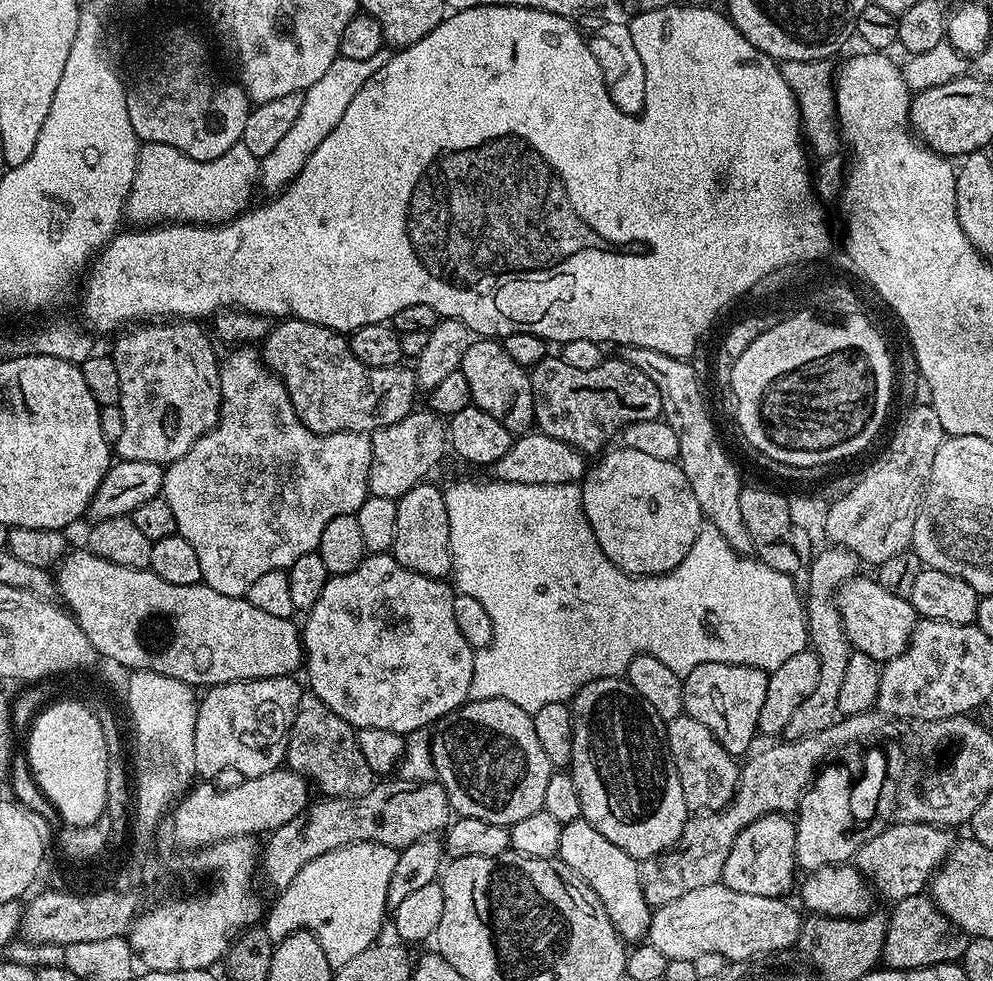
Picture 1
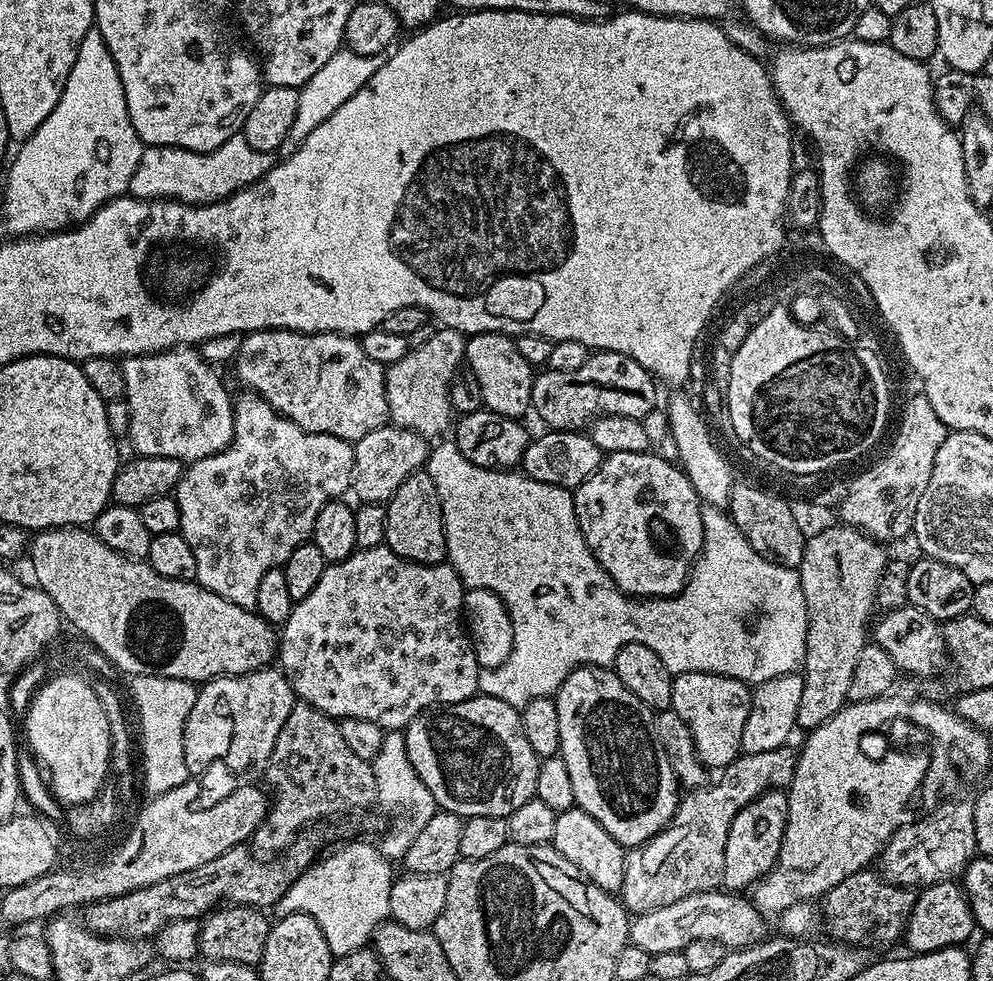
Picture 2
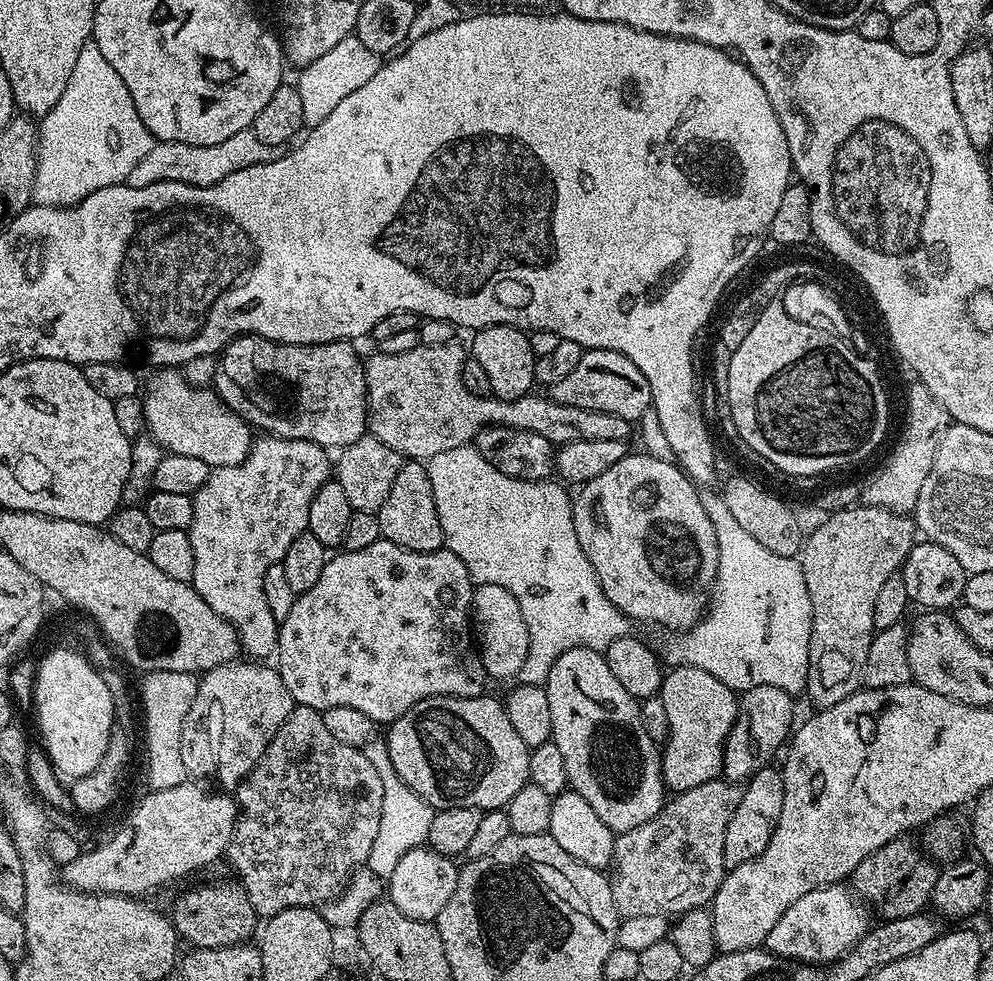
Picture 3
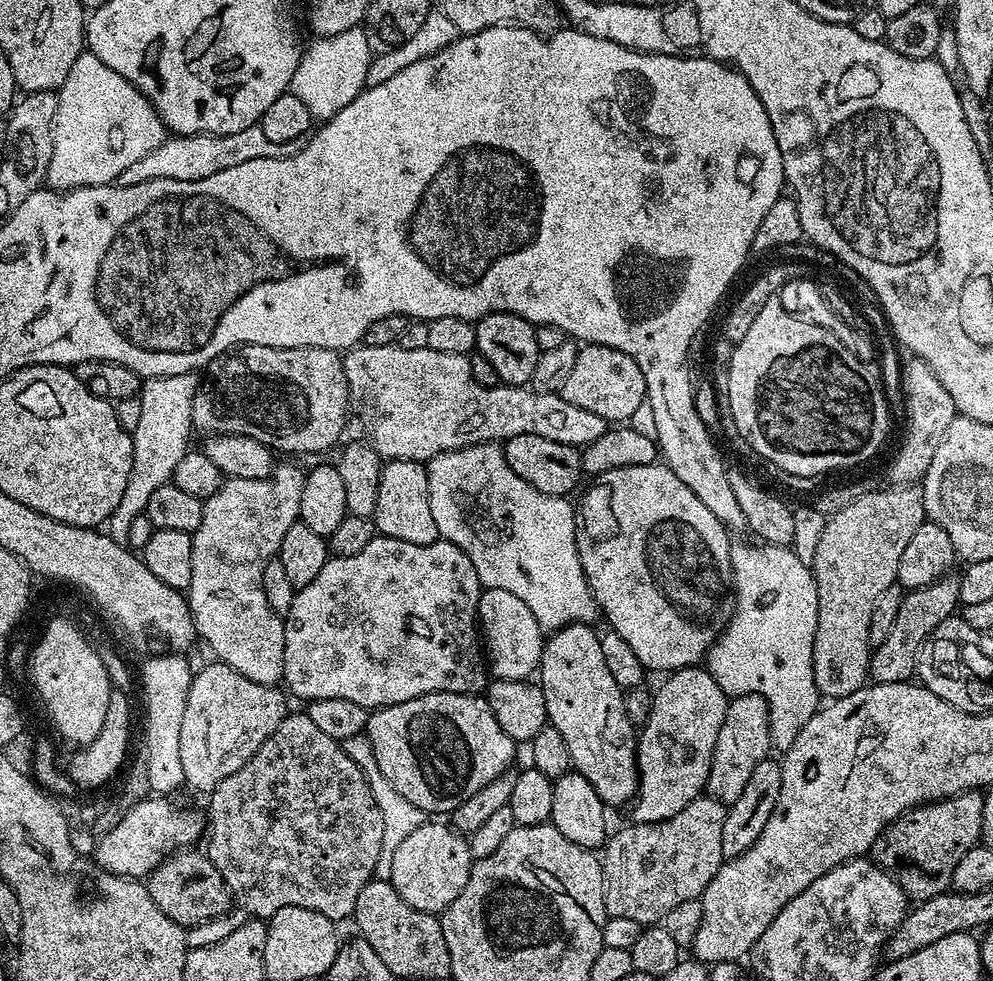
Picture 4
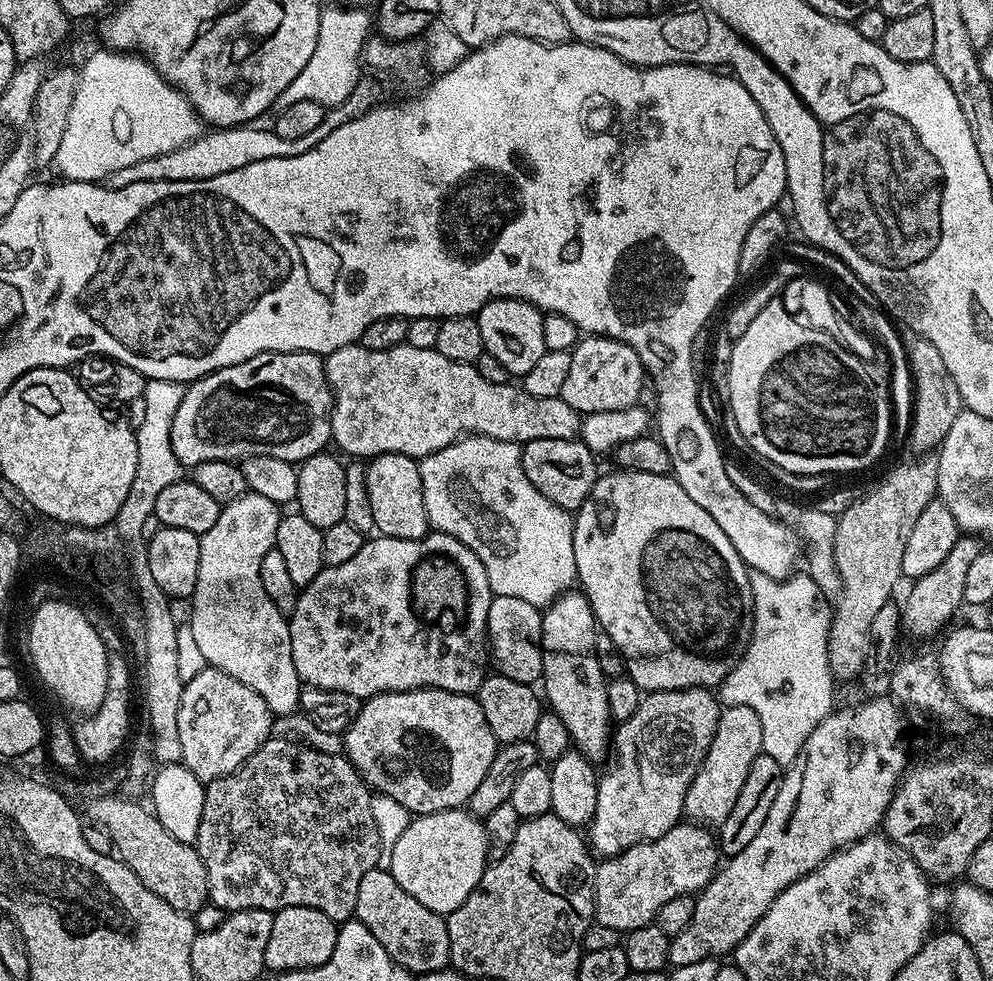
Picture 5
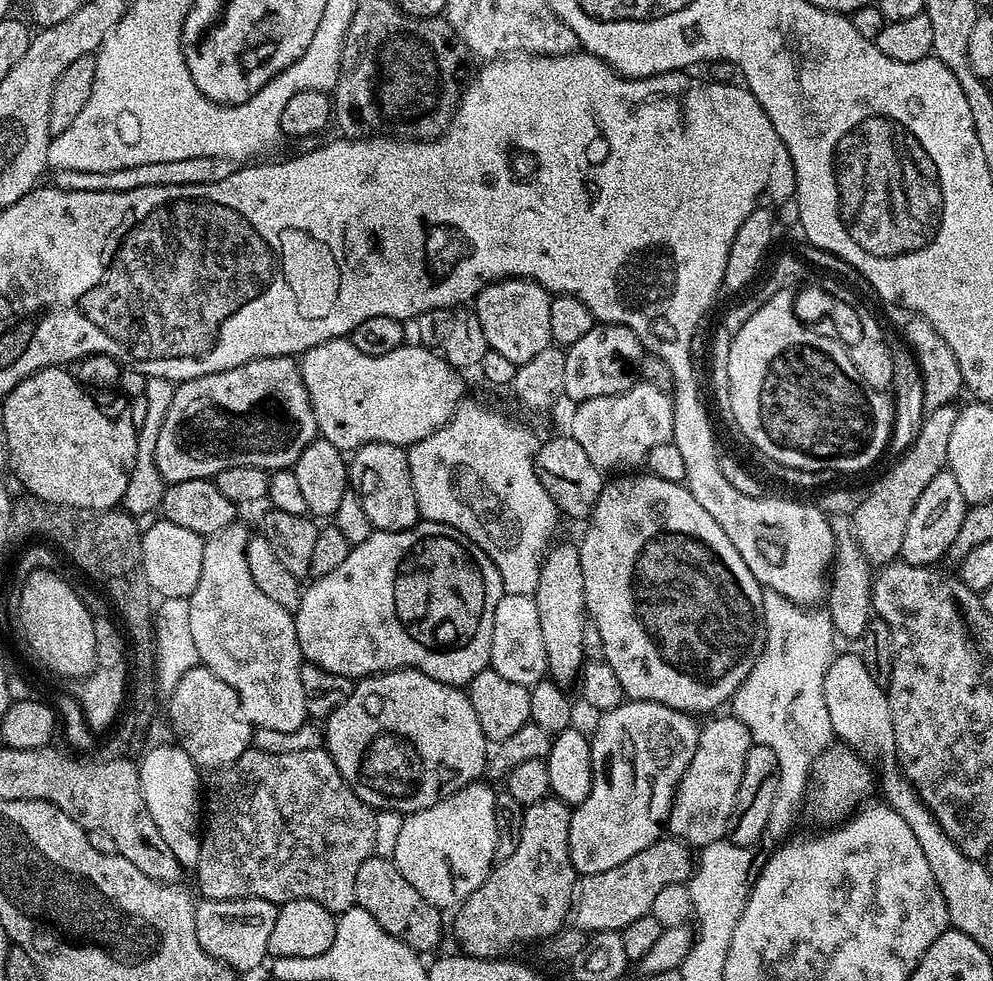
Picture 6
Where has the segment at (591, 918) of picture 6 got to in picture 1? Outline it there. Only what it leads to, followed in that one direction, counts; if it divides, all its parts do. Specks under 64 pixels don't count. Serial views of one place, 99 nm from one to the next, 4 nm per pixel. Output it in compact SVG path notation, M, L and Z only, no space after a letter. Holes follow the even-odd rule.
M745 759L740 770L740 783L727 808L693 815L684 824L680 840L673 848L640 864L640 885L646 902L653 909L661 908L682 898L682 894L690 894L690 890L721 883L722 866L726 866L726 854L730 854L734 838L759 816L780 814L780 806L793 804L799 808L803 797L804 794L796 796L796 782L768 782L768 760Z

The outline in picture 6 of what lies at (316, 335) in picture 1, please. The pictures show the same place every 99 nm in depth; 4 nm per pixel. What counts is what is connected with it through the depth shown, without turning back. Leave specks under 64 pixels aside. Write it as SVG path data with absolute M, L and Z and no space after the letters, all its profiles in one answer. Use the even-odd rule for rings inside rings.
M263 356L261 360L251 360L237 368L225 372L215 372L199 376L193 380L181 380L176 384L176 393L170 402L170 410L166 410L166 418L162 422L162 430L158 430L158 446L156 447L156 465L162 474L165 485L191 480L207 480L214 478L222 470L230 470L234 466L254 466L265 470L288 470L295 465L296 459L317 439L316 419L310 406L310 398L306 394L306 386L302 382L299 363L291 356Z

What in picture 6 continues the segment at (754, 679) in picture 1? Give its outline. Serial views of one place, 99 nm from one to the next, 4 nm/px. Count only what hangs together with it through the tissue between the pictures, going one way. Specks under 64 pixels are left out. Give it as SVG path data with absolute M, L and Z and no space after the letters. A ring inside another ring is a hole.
M625 699L614 710L599 713L596 733L591 733L592 781L586 802L572 808L570 818L570 862L580 876L602 874L614 866L622 866L626 858L646 850L654 841L661 839L680 784L690 758L698 746L701 725L695 715L679 712L665 704L649 700Z

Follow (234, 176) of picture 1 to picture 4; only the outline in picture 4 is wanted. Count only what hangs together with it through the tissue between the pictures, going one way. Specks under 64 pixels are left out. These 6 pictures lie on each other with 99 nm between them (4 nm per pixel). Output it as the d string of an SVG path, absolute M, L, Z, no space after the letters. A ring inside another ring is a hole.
M259 126L238 130L238 134L222 134L221 136L177 136L169 135L150 154L144 155L139 162L133 162L127 170L122 170L114 181L115 186L134 186L138 182L150 182L158 178L174 178L182 182L210 178L210 174L218 174L218 170L230 170L230 166L239 166L241 162L251 162L253 158L286 158L298 154L306 143L305 137L294 138L294 142L270 142L266 134L262 134Z

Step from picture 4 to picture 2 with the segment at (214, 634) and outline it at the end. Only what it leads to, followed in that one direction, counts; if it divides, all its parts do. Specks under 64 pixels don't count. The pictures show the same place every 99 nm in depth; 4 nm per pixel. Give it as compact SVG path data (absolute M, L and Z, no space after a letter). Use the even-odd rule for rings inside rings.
M243 394L236 396L232 405L234 414L234 434L232 441L224 447L218 454L210 458L193 460L185 467L182 478L178 482L175 490L176 501L178 502L178 514L180 515L180 532L190 542L190 550L194 550L194 558L198 562L195 583L201 584L206 590L226 598L226 602L234 602L243 608L255 609L256 595L258 594L258 582L262 582L262 574L266 574L272 568L278 568L284 565L286 558L294 554L294 550L299 544L305 543L311 537L314 530L314 518L318 518L318 510L326 506L332 500L341 499L352 487L354 479L352 471L354 470L354 447L349 441L342 438L334 438L326 434L317 432L307 432L302 430L290 418L286 418L280 412L270 406L270 402L260 399L255 394Z

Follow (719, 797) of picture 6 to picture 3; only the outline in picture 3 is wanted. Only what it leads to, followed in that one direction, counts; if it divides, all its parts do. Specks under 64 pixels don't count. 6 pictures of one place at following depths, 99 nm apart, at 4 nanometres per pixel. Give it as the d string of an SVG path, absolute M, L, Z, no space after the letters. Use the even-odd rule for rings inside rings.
M754 686L743 693L738 700L736 721L724 743L723 779L733 782L746 782L758 770L769 767L776 751L789 743L794 732L792 724L793 693L778 686Z

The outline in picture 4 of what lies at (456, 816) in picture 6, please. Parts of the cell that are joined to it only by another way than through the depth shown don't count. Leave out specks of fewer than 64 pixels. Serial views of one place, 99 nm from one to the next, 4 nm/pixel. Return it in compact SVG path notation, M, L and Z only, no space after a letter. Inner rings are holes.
M425 822L418 826L414 834L407 835L398 850L394 851L390 883L401 898L414 906L414 910L433 914L443 912L450 902L454 902L454 898L458 898L458 894L462 894L466 878L470 878L474 861L467 839L455 828L444 824Z

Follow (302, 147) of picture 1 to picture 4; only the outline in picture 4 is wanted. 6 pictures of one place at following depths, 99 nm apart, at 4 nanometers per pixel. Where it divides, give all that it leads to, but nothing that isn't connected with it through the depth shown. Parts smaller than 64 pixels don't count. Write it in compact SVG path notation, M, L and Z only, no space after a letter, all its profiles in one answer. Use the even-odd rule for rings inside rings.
M360 26L342 30L342 34L321 36L313 41L309 48L307 45L301 51L290 90L305 104L306 110L310 110L313 121L323 122L338 114L338 110L350 106L350 102L354 102L354 98L364 91L366 74L370 70L374 53Z

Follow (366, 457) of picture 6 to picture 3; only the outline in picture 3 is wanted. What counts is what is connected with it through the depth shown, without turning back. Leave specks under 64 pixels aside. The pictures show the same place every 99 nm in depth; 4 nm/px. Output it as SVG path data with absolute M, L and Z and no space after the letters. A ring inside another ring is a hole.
M419 460L405 462L402 470L398 470L398 475L394 477L394 486L390 486L390 494L386 494L386 502L382 502L376 517L381 537L394 542L394 546L415 552L433 552L444 547L442 522L438 522L427 463Z

